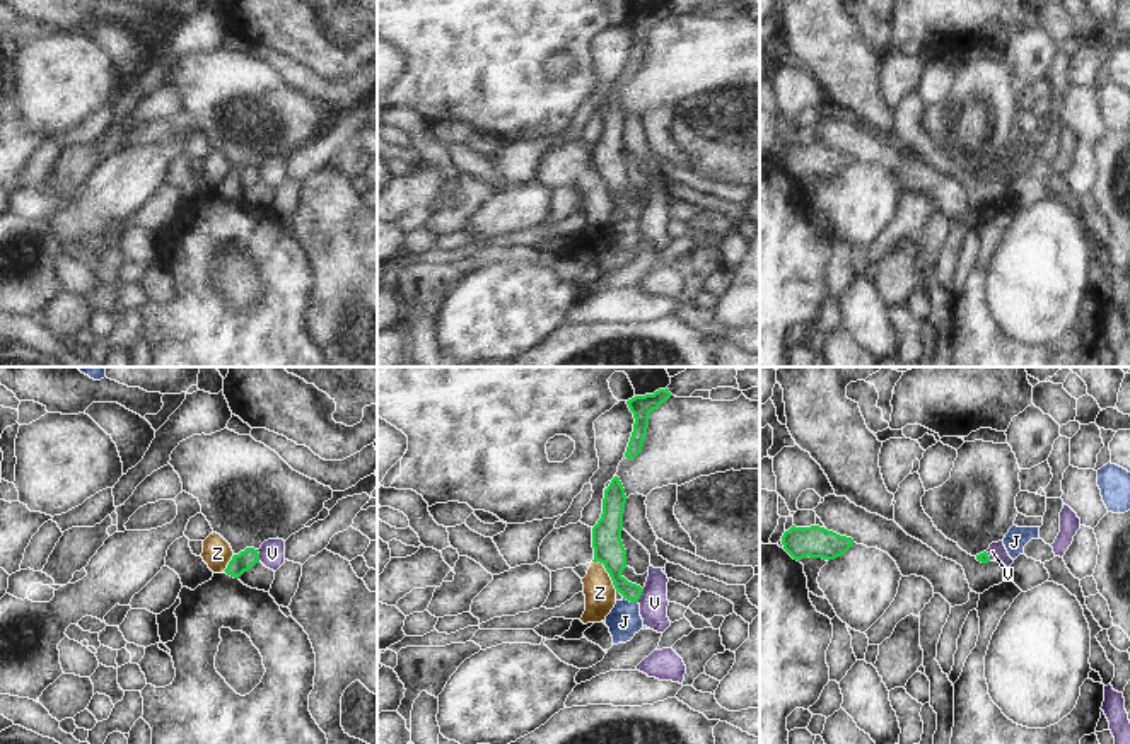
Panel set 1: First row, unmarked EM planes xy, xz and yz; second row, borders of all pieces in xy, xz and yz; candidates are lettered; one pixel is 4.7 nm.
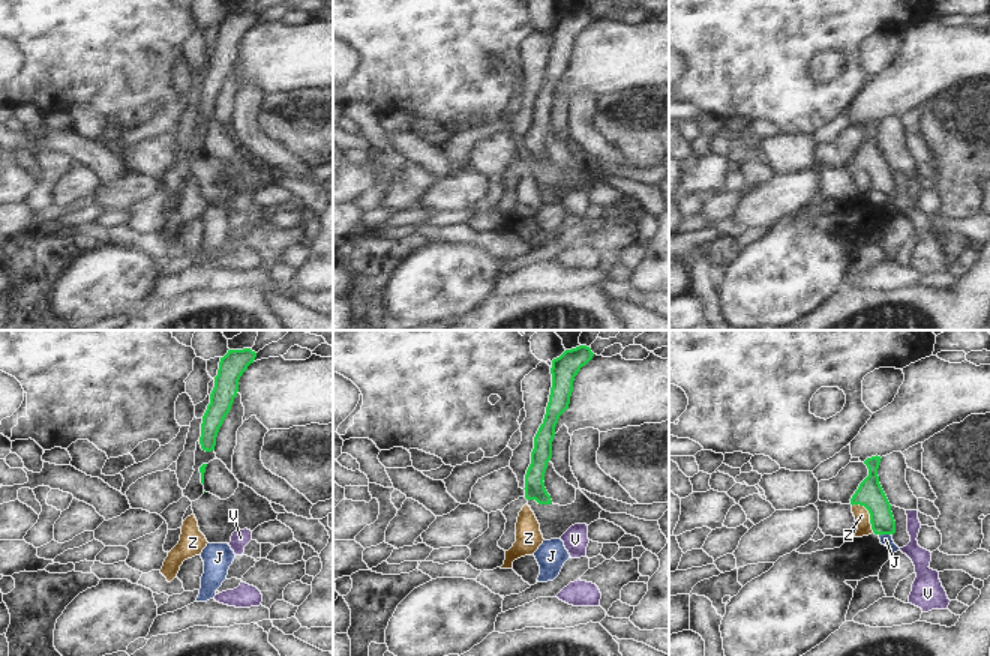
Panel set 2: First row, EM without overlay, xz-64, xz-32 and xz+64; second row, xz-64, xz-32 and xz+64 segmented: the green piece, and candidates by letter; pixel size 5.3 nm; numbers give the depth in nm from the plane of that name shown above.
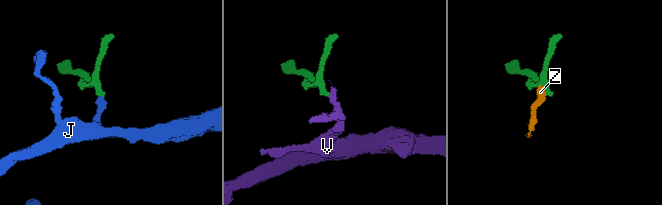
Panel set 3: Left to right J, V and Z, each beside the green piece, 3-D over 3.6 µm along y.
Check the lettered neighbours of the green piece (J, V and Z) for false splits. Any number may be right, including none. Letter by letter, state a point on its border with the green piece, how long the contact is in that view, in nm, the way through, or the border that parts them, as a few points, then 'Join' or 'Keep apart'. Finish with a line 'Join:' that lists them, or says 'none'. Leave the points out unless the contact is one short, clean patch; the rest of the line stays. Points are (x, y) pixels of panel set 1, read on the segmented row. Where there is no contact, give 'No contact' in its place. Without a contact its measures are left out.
J: Touches green at xz (630, 601). Shared border 80 nm. Path across: xz (611, 553), (630, 601), (623, 621). Join
V: Touches green at xz (640, 594). Shared border 70 nm. Boundary: xz (644, 589), (637, 601). Keep apart
Z: Touches green at xz (608, 572). Shared border 190 nm. Boundary: xz (593, 560), (603, 565), (617, 591). Keep apart
Join: J

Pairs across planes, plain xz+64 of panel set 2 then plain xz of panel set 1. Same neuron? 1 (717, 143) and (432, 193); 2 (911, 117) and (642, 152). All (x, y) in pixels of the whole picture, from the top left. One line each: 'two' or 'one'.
1: two
2: two

